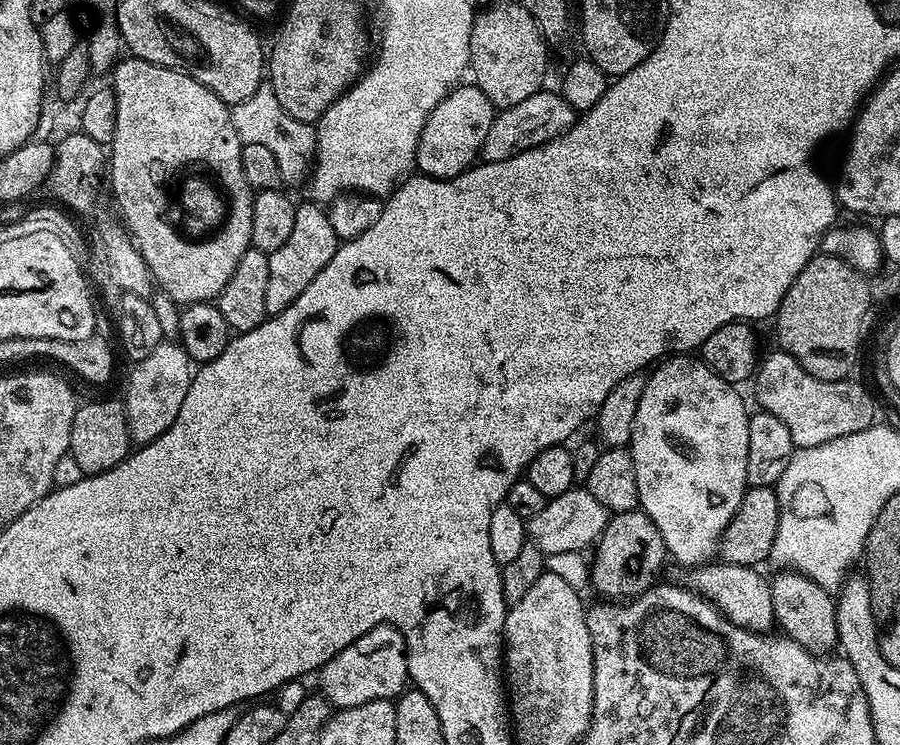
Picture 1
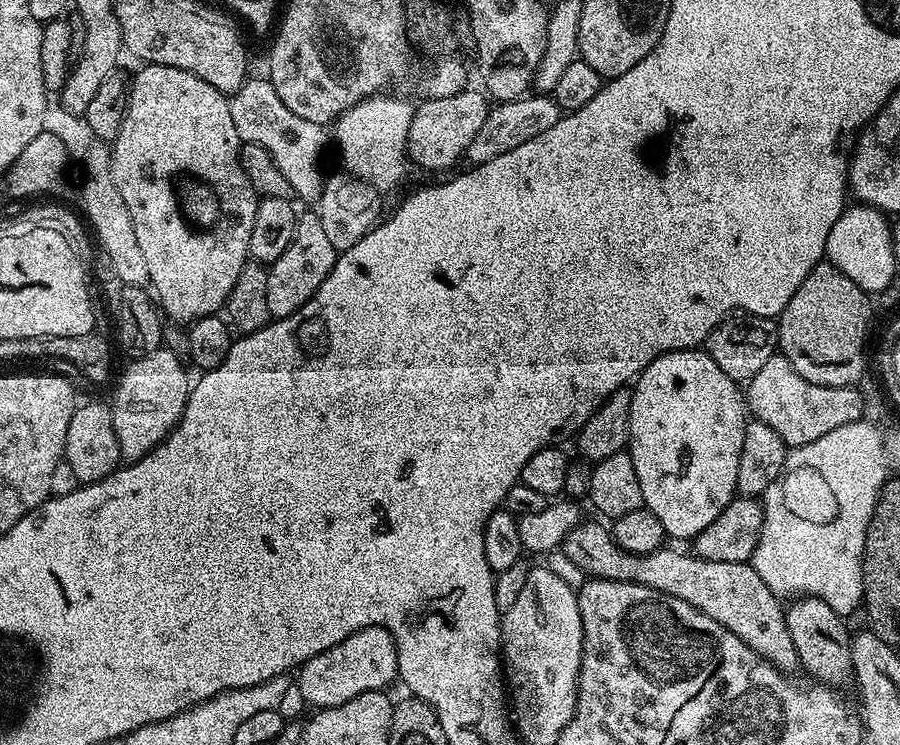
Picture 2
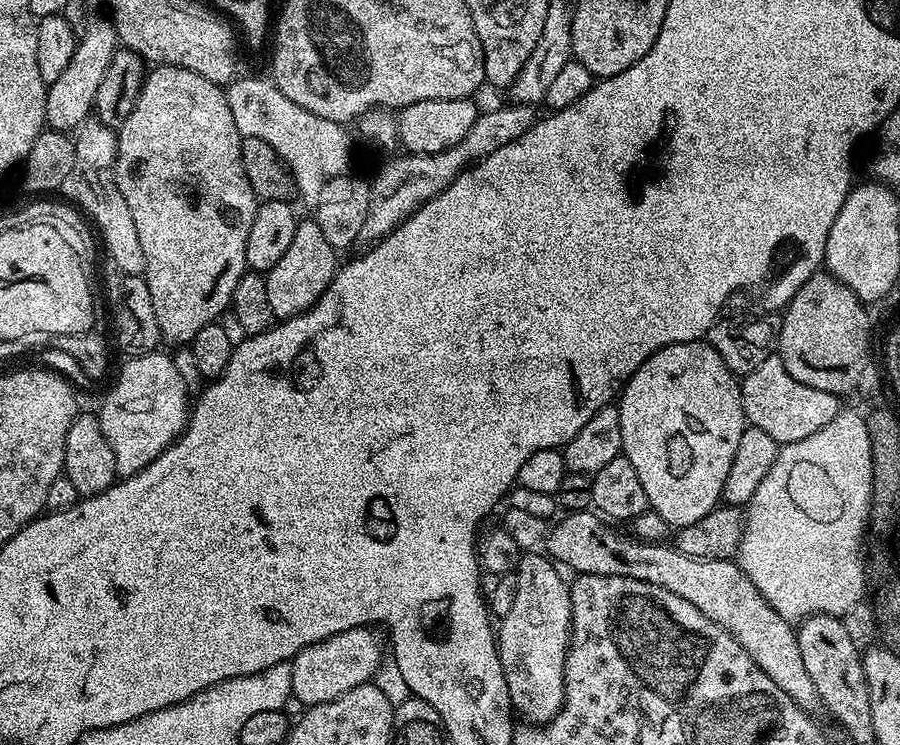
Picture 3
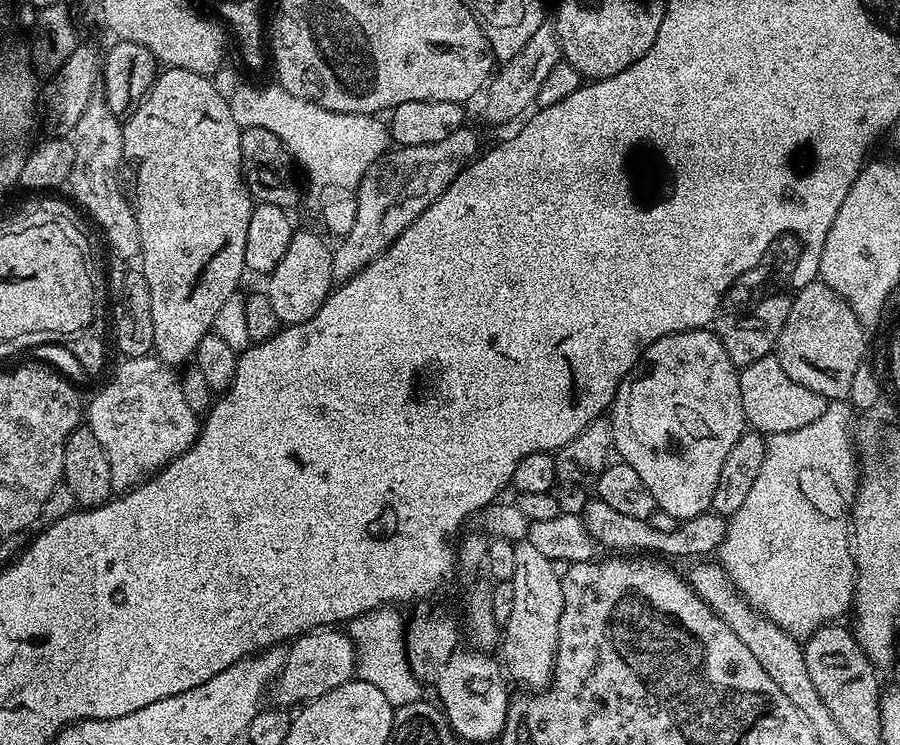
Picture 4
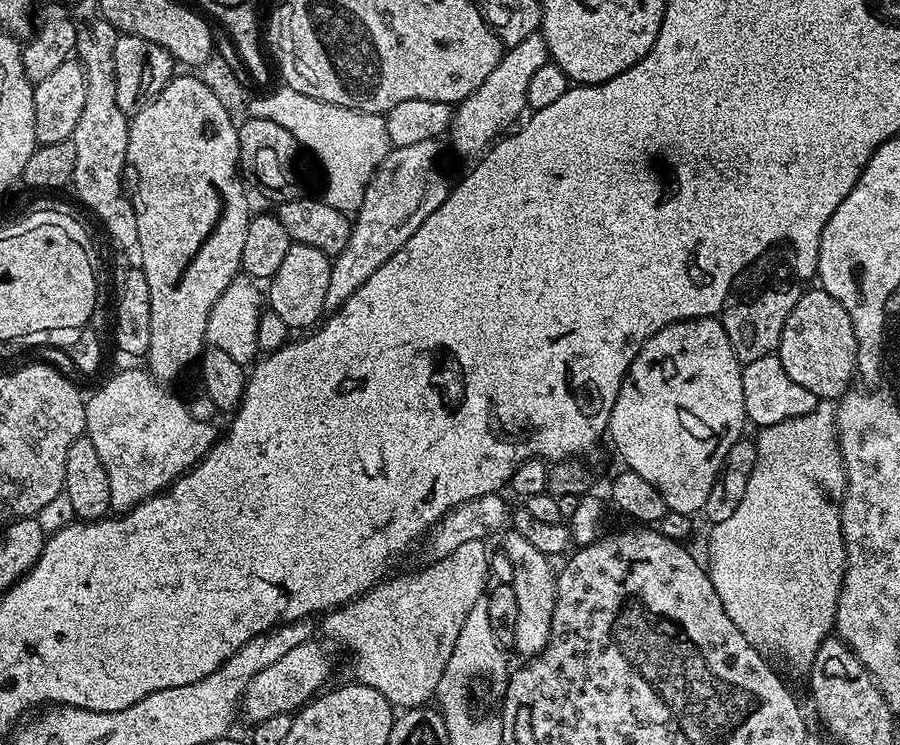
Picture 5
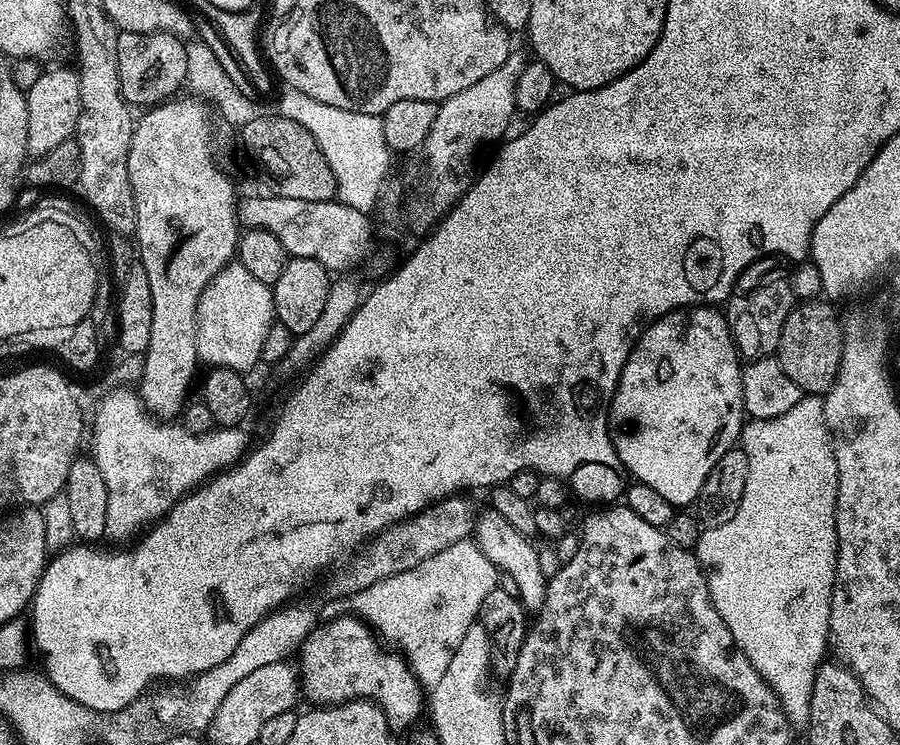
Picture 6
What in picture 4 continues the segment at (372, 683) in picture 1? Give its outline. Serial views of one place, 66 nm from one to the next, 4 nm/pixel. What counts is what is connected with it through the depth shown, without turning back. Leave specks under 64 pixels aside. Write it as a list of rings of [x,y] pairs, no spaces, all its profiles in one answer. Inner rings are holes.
[[[313,630],[297,636],[291,641],[288,648],[286,666],[276,676],[274,681],[274,692],[276,688],[275,703],[280,706],[303,706],[314,698],[322,698],[322,694],[330,694],[338,686],[342,686],[348,680],[353,679],[356,671],[356,646],[353,644],[347,631],[344,630]]]

